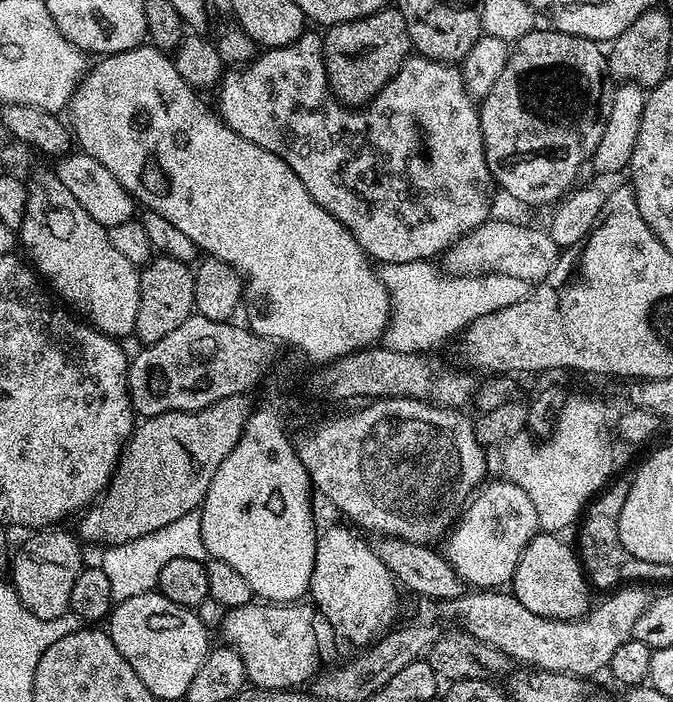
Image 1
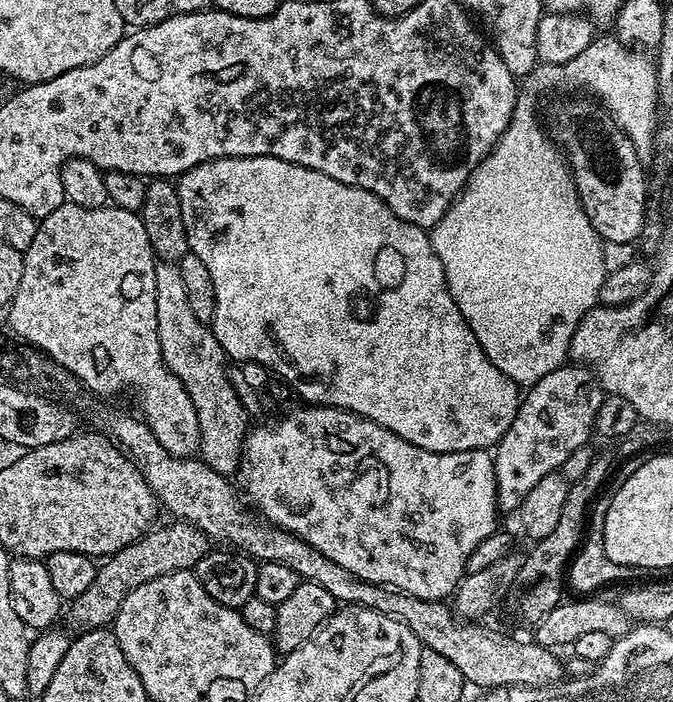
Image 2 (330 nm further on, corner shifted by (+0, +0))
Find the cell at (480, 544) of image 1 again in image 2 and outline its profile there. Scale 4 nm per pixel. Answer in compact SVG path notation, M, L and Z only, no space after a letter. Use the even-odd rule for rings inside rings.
M308 404L296 408L293 412L285 414L281 420L276 420L272 425L264 424L261 428L253 427L244 438L244 454L238 469L239 475L244 475L243 491L248 491L247 499L253 500L255 511L263 516L269 524L276 524L279 528L285 528L290 534L302 538L314 550L326 554L330 562L338 562L350 574L358 574L366 582L386 584L390 588L397 588L414 598L426 598L427 600L447 601L456 591L461 580L466 575L466 562L470 554L474 554L474 546L482 542L492 532L497 531L496 515L496 475L494 474L494 456L491 451L475 448L474 450L458 450L457 452L431 452L422 450L368 420L365 416L359 416L353 412L347 412L345 408L327 408L325 404Z

